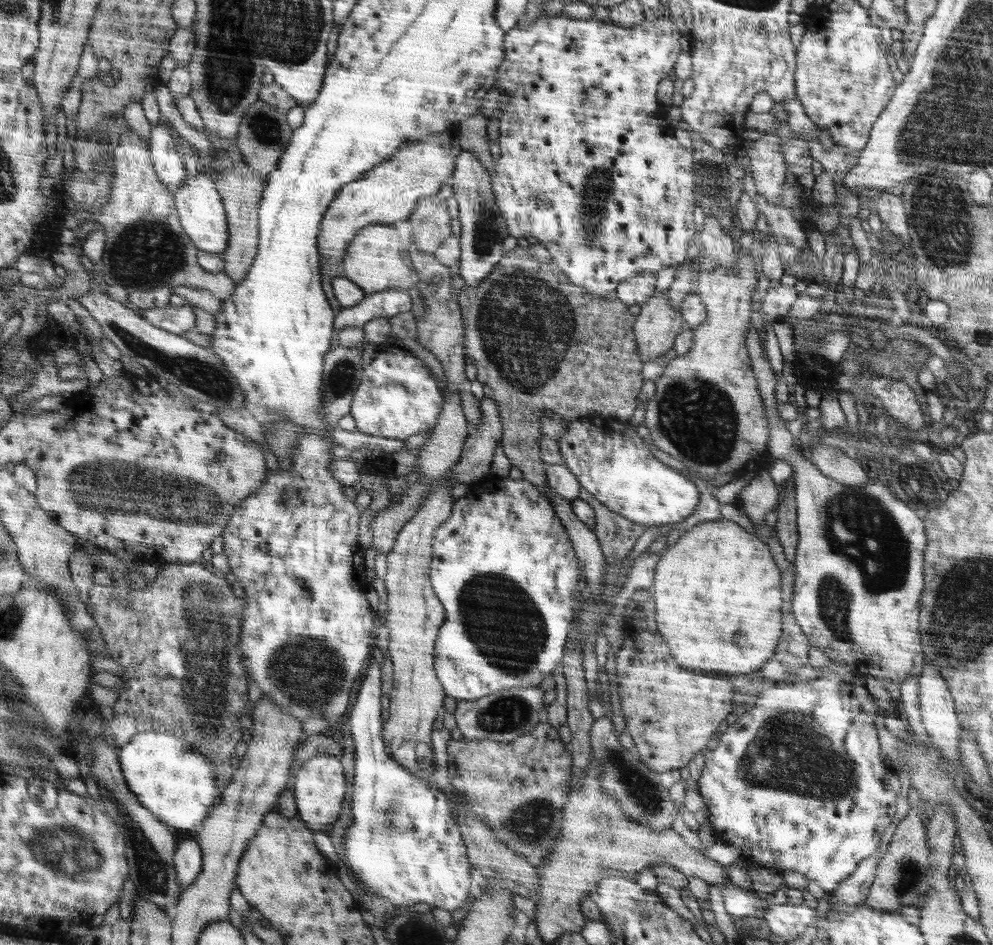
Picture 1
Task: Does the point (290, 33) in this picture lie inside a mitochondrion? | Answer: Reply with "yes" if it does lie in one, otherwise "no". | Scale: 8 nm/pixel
yes

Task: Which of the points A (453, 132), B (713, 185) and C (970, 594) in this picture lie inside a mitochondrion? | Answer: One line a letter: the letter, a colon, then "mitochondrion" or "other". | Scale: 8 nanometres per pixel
A: other
B: mitochondrion
C: mitochondrion

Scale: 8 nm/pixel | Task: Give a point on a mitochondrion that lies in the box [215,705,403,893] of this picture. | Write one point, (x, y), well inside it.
(386, 820)

